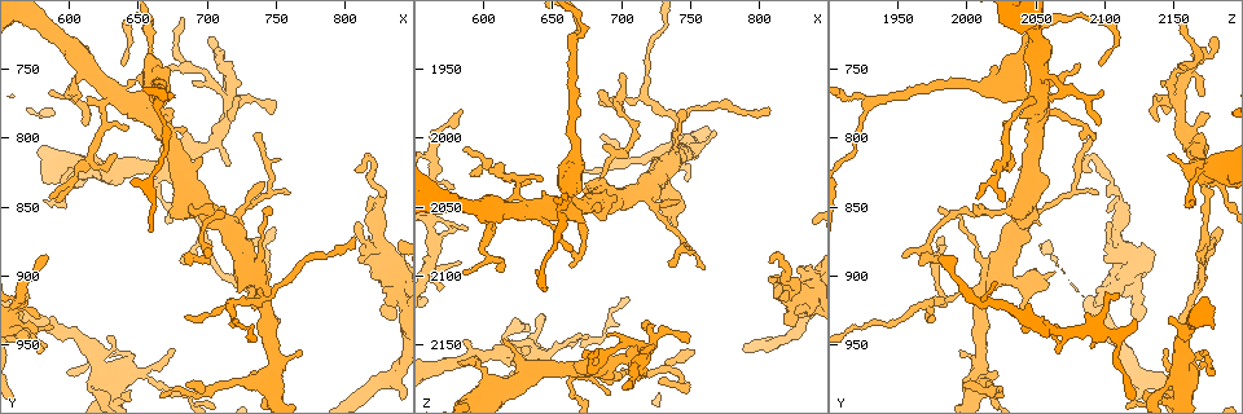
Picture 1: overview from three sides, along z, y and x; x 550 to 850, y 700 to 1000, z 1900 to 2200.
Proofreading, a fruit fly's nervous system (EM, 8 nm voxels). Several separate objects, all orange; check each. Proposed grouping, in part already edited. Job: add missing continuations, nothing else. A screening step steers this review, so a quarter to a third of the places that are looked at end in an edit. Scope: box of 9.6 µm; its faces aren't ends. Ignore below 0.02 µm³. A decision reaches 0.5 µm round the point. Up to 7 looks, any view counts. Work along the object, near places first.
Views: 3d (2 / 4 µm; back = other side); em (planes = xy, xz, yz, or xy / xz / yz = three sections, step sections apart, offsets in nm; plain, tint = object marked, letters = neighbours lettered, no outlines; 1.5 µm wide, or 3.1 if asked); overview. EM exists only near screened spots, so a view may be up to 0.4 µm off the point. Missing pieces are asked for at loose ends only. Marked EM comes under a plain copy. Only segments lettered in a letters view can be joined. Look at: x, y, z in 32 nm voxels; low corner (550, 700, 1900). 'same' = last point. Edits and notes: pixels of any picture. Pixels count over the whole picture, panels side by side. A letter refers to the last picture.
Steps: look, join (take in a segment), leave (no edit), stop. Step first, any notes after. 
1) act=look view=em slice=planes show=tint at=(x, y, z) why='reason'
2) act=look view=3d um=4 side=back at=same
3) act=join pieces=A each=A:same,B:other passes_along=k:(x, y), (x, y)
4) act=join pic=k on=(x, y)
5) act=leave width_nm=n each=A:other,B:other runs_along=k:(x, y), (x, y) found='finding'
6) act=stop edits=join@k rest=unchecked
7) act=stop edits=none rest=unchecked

act=look view=em slice=planes show=letters at=(630, 944, 2156) why='an open end'

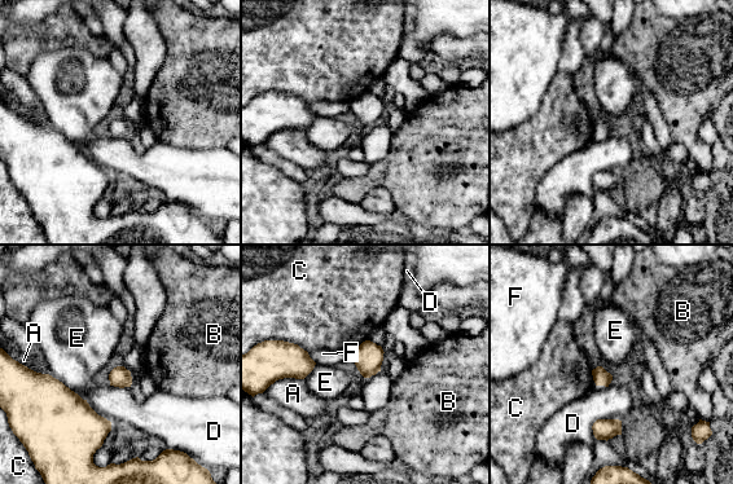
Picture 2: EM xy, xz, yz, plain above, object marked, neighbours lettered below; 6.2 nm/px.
act=leave longest_contact=E:240nm each=A:other,B:other,C:other,D:other,E:other,F:other border=2:(48, 373), (78, 395) found='no lettered segment goes on from it'

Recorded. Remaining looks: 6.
act=look view=em slice=yz step=8 show=tint at=(700, 886, 1952) why='an open end'

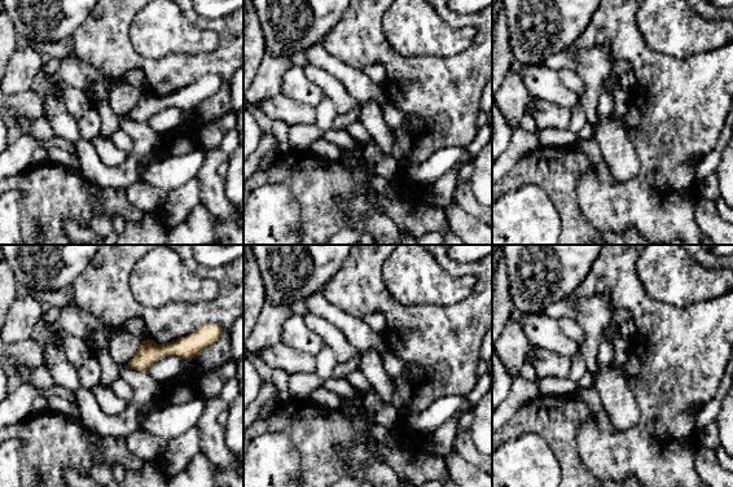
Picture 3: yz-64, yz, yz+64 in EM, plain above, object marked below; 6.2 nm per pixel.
act=look view=em slice=planes show=letters at=same

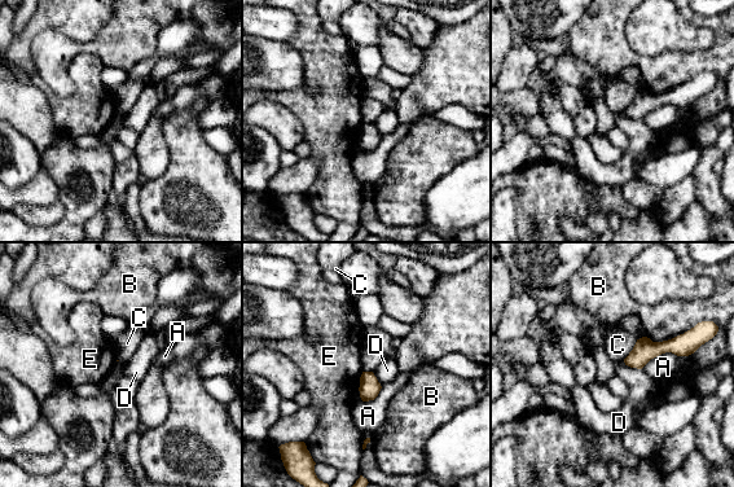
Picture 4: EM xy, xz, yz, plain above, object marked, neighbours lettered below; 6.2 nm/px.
act=leave each=A:other,B:other,C:other,D:other,E:other border=4:(363, 372), (357, 390) found='no lettered segment goes on from it'

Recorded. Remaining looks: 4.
act=look view=3d um=2 at=(808, 872, 1976) why='tapers out'

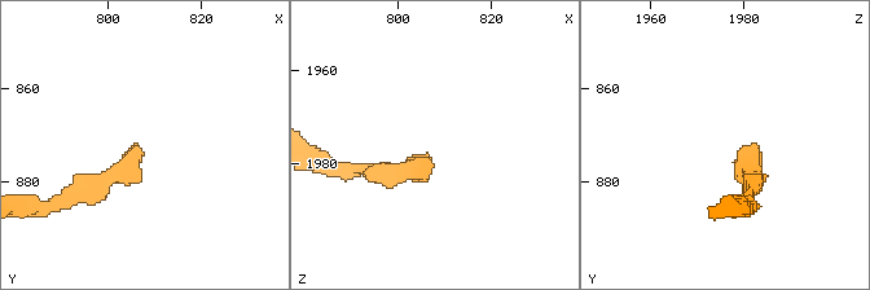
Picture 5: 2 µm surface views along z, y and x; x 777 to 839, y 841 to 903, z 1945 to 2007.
act=look view=em slice=planes show=letters at=(806, 873, 1979)

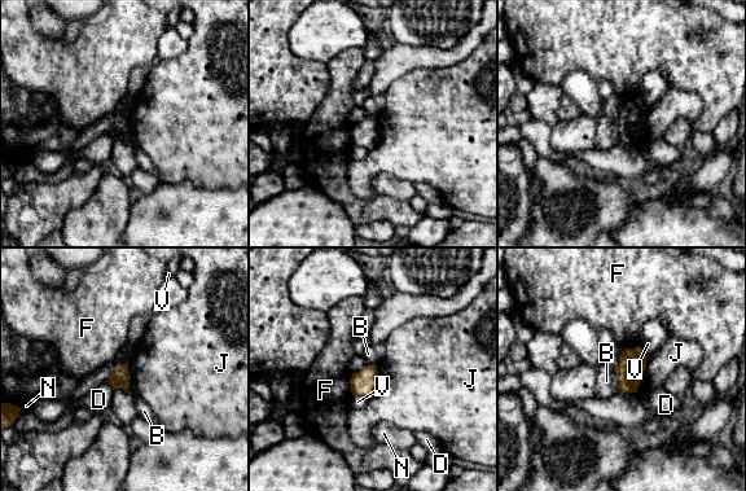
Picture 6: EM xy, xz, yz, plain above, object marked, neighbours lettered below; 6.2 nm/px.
act=leave each=B:other,D:other,F:other,J:other,N:other,V:other border=6:(352, 373), (350, 380), (351, 394) found='no lettered segment goes on from it'

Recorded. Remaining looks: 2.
act=stop edits=none rest=unchecked

